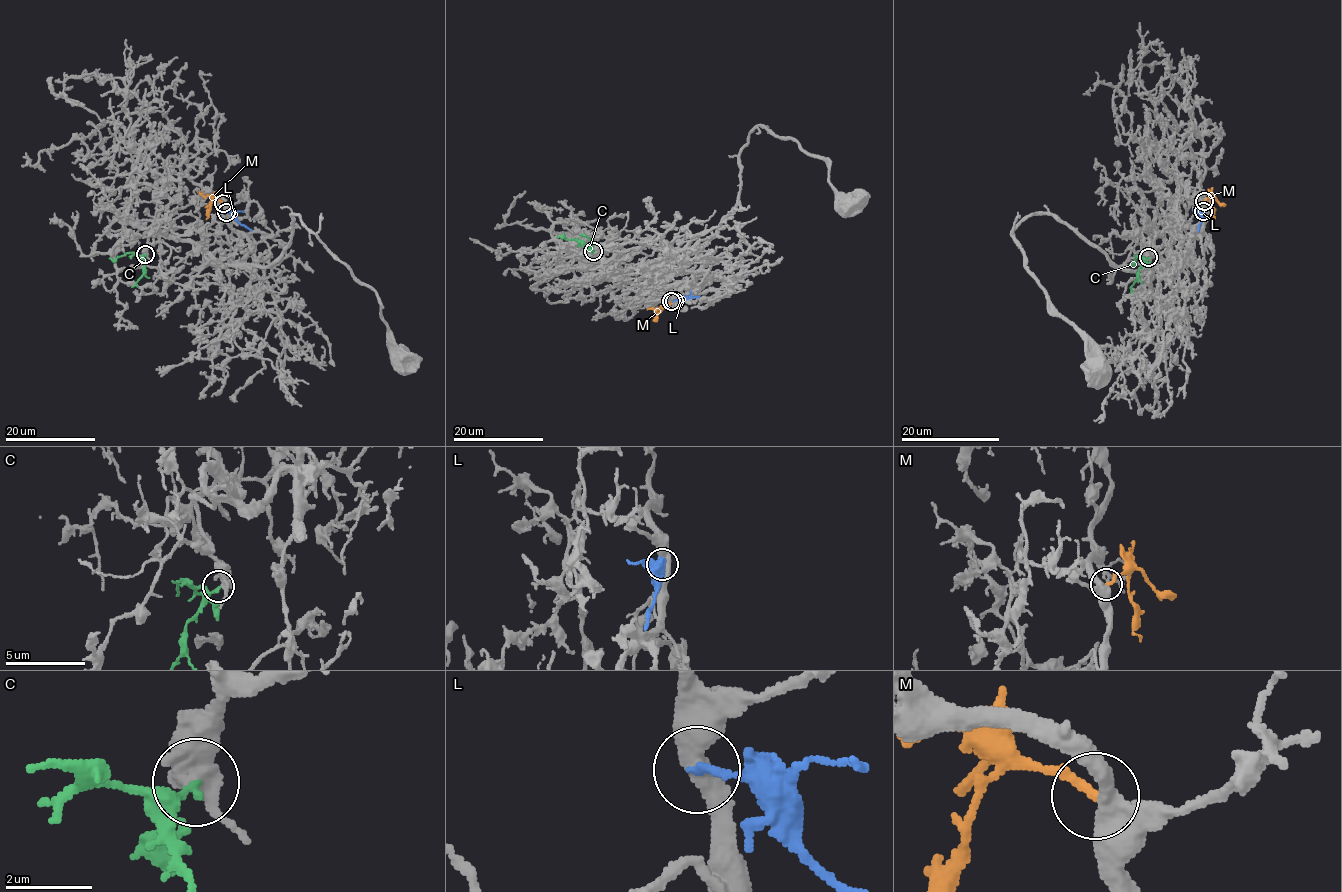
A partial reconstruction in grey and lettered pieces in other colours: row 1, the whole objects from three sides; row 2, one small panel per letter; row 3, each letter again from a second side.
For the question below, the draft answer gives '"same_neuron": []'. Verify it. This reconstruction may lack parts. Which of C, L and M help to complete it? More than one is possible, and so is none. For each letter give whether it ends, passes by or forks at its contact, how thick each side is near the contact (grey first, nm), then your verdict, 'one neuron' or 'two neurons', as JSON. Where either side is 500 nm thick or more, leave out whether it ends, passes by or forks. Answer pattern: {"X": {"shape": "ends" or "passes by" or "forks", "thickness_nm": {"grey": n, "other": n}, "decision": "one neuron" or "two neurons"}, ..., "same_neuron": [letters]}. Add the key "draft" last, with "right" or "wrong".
{"C": {"shape": "ends", "thickness_nm": {"grey": 360, "other": 190}, "decision": "two neurons"}, "L": {"shape": "ends", "thickness_nm": {"grey": 480, "other": 180}, "decision": "two neurons"}, "M": {"shape": "ends", "thickness_nm": {"grey": 440, "other": 190}, "decision": "one neuron"}, "same_neuron": ["M"], "draft": "wrong"}

